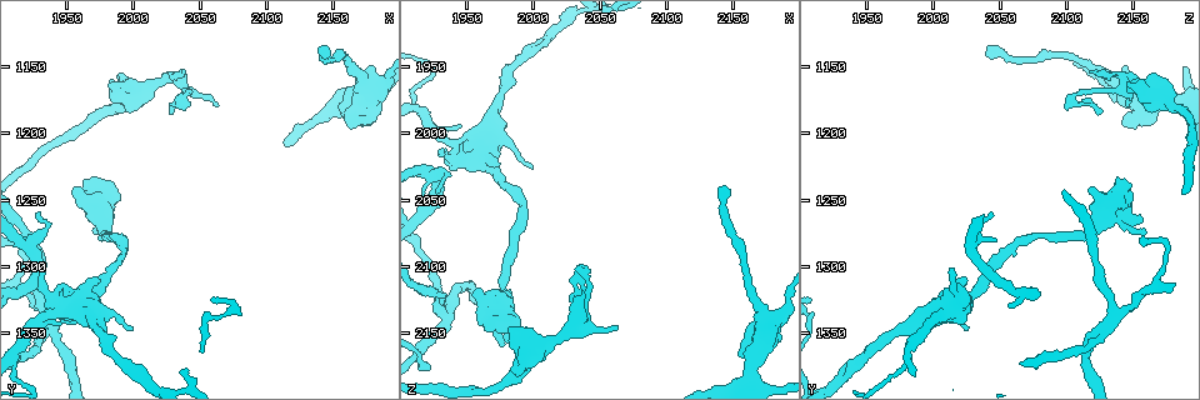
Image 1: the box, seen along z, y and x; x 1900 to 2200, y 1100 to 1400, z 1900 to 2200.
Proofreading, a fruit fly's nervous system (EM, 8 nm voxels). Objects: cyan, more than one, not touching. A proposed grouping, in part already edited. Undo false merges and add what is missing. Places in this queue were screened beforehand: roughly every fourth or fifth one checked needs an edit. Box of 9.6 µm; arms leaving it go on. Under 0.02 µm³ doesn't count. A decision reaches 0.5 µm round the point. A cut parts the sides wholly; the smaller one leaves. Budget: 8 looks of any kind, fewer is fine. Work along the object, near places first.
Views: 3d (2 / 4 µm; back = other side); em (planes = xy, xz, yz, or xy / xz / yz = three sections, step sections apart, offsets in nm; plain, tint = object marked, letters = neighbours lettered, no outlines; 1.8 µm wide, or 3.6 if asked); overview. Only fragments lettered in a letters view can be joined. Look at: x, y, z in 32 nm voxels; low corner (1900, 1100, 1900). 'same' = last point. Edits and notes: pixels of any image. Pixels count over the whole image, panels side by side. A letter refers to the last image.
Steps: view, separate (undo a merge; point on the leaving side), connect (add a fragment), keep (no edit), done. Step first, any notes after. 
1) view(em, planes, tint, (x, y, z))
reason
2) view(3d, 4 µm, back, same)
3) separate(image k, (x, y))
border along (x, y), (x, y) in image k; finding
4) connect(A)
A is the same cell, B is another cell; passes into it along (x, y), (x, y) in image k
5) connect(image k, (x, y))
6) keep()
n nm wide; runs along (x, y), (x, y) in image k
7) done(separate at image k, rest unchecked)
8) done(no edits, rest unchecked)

view(3d, 2 µm, back, (2138, 1136, 2040))
end of a long branch

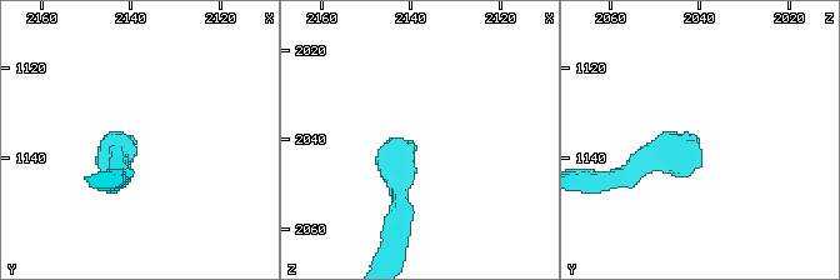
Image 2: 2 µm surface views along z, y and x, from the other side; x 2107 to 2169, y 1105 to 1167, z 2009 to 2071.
view(em, planes, letters, (2139, 1137, 2041))

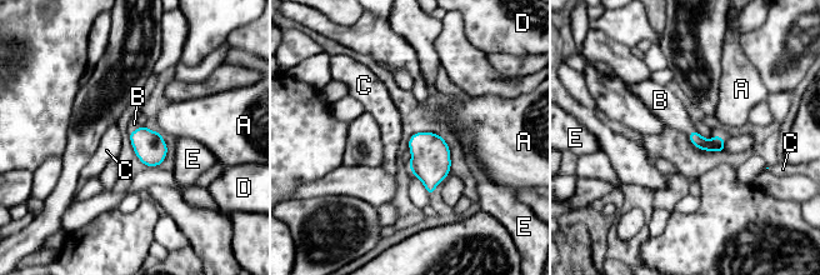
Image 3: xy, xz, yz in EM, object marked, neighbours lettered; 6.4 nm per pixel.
connect(B)
B is the same cell, A, C, D and E are other cells; passes into it along (149, 146), (136, 129), (134, 124) in image 3; the neuron continues

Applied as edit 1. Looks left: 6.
view(overview)

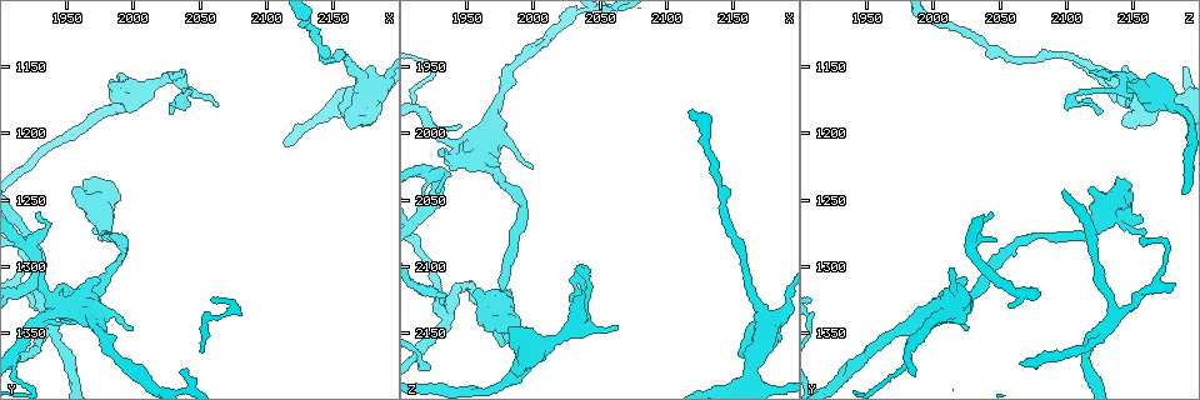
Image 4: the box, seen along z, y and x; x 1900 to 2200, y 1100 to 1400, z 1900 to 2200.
view(em, planes, letters, (2034, 1154, 2120))
an open end

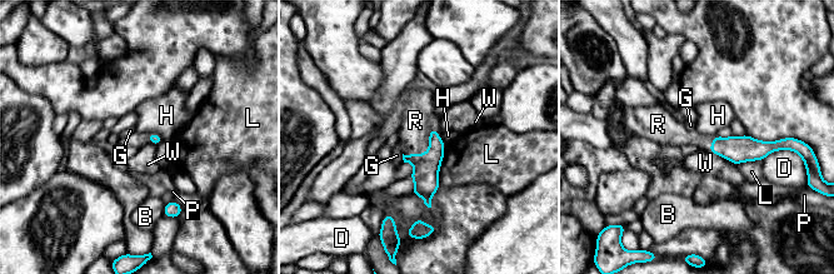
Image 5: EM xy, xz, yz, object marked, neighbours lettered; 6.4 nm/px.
connect(R)
R is the same cell, B, D, G, H, L, P and W are other cells; the neuron continues

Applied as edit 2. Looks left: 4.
view(3d, 4 µm, (1978, 1260, 2126))
sharp bend

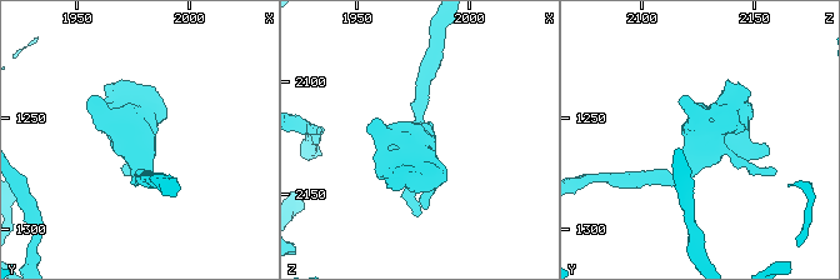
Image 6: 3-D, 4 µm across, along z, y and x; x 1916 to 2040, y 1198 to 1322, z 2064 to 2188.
view(em, 3.6 µm, yz, step 16, tint, (1975, 1260, 2127))

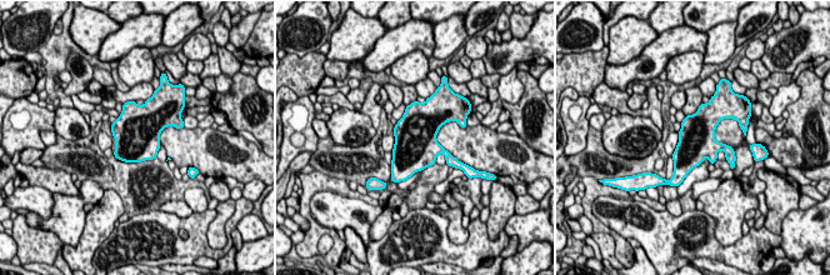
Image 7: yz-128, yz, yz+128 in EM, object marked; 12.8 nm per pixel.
view(em, 3.6 µm, planes, letters, same)
another direction

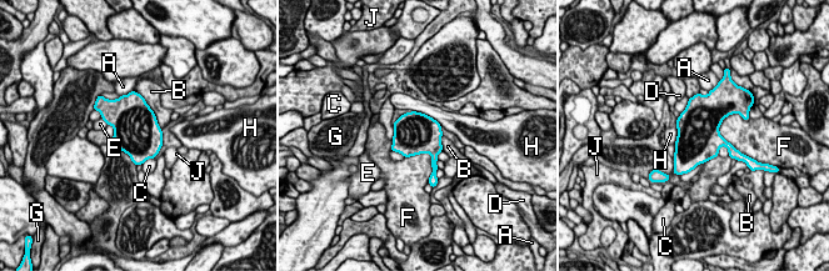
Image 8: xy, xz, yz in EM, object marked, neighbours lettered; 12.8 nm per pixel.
keep()
550 nm wide; A, B, C, D, E, F, G, H and J are other cells; border along (413, 110), (432, 116), (442, 126) in image 8; continuous, no second neuron

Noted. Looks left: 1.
view(em, planes, letters, (1934, 1334, 2134))
arms run side by side

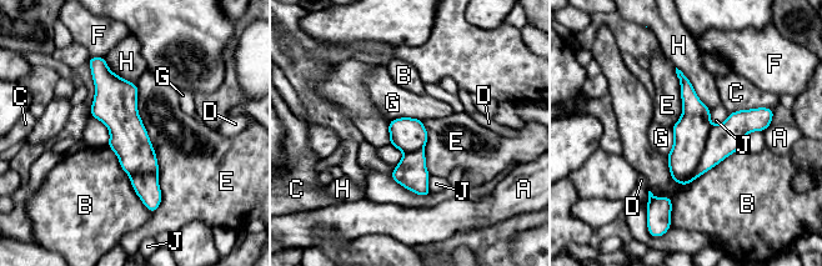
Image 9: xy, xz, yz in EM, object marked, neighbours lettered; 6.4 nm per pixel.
keep()
220 nm wide; E touches over 850 nm; A, B, C, D, E, F, G, H and J are other cells; continuous, no second neuron

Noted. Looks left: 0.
done(connect at image 3, connect at image 5, rest unchecked)

